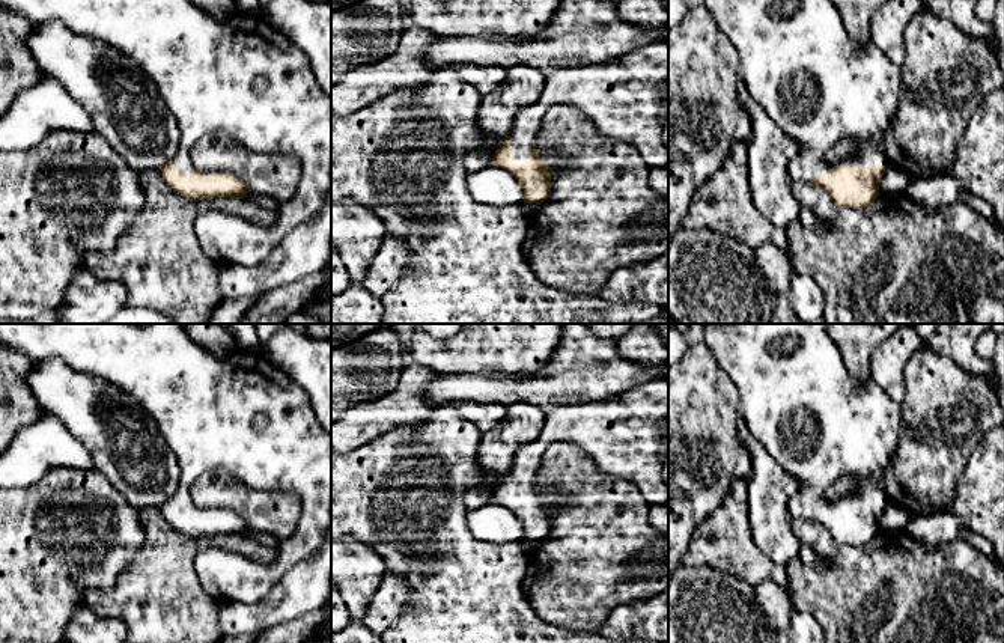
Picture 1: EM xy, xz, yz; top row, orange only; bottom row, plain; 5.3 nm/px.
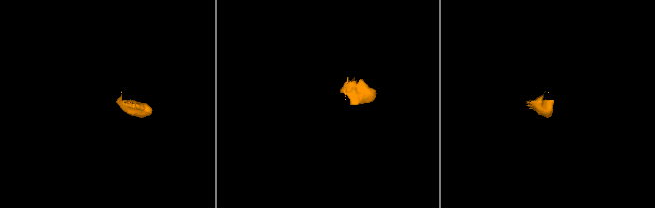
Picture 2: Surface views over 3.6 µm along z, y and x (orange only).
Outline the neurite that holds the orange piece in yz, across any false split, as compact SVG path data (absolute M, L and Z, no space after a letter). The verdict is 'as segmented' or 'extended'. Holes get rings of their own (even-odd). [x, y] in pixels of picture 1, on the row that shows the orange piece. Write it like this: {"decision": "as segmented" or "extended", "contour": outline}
{"decision": "extended", "contour": "M703 0L716 27L736 50L738 77L753 101L799 146L790 160L787 173L792 182L810 182L825 190L840 208L870 206L881 191L887 157L884 134L893 122L902 93L902 69L878 51L866 54L843 24L832 0ZM843 139L859 143L856 155L837 164L825 161L829 148Z"}

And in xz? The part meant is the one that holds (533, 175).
{"decision": "extended", "contour": "M667 39L652 41L599 65L560 66L545 72L545 87L539 101L519 111L513 133L497 149L492 164L467 173L465 181L471 197L488 206L512 206L540 205L551 196L551 167L564 169L567 160L557 155L552 163L543 163L536 152L536 143L543 119L554 105L570 105L590 117L604 136L632 145L643 157L646 169L664 169L668 163L668 149L662 140L661 111L667 80Z"}

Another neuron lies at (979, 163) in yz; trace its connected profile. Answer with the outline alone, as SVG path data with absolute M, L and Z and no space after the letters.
M1004 90L990 92L975 110L948 170L987 202L1004 232Z

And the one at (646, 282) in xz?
M668 251L647 264L616 270L599 297L607 301L652 301L668 307Z

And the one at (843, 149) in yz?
M843 139L835 146L829 148L825 161L829 164L841 163L849 157L856 155L859 151L859 143L853 139Z

